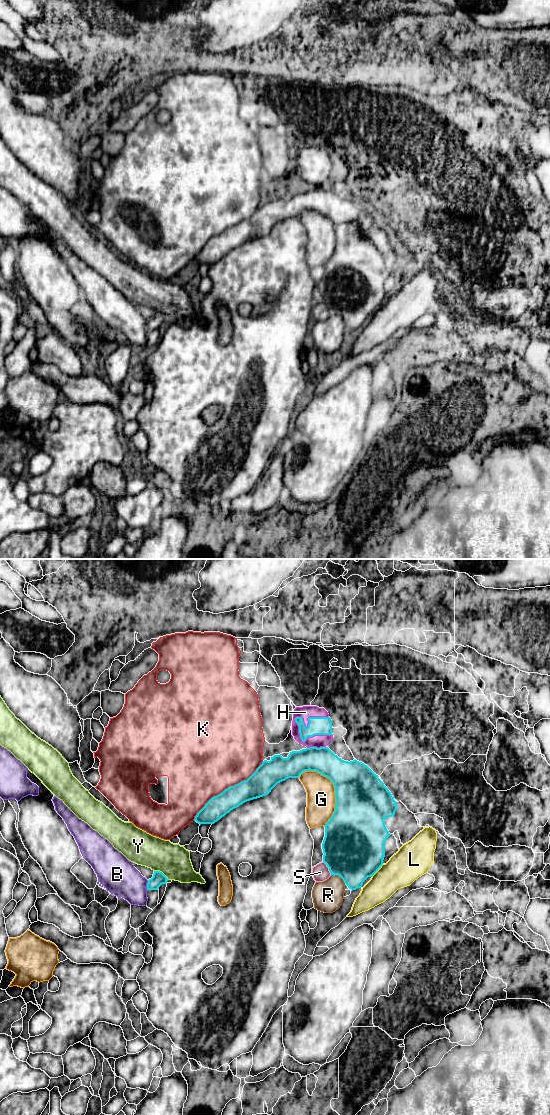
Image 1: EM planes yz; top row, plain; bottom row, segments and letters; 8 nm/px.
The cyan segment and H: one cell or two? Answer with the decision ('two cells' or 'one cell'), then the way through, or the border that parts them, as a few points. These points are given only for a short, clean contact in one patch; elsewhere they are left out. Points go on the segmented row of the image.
one cell

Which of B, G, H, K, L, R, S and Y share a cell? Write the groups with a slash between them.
B / G / H / K / L / R S / Y

